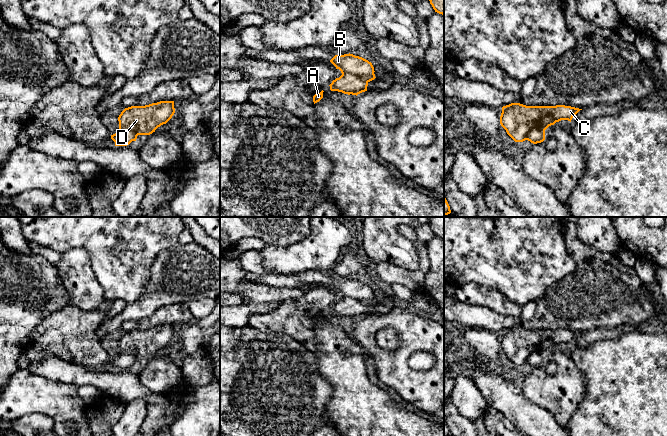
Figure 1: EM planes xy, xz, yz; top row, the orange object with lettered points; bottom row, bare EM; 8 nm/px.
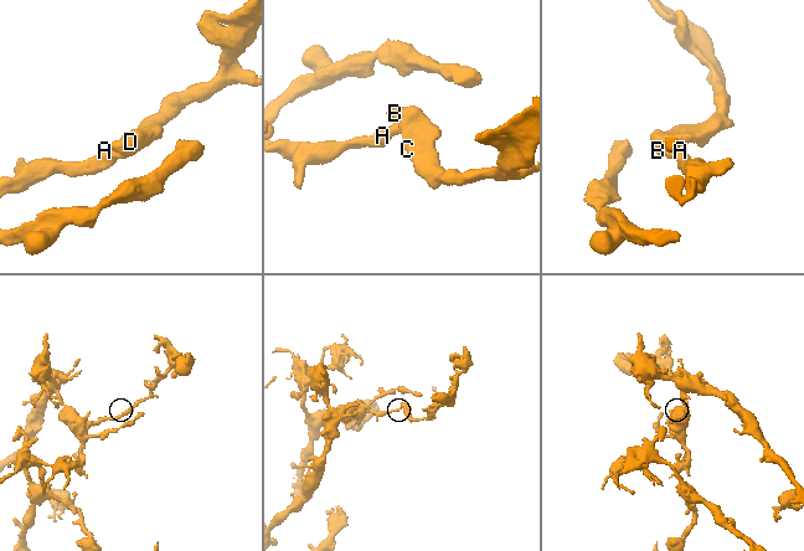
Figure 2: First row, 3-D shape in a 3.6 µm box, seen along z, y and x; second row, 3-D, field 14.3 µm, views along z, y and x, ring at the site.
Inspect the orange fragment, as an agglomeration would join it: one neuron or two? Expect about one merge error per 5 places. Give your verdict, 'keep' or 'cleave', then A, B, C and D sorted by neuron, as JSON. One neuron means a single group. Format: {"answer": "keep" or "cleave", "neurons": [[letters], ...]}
{"answer": "cleave", "neurons": [["A"], ["B", "C", "D"]]}

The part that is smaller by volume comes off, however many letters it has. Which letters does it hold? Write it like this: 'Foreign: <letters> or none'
Foreign: B, C, D

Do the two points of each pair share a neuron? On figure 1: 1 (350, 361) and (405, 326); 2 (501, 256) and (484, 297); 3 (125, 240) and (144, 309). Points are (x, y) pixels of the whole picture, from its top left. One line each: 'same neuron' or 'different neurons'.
1: different neurons
2: different neurons
3: different neurons

